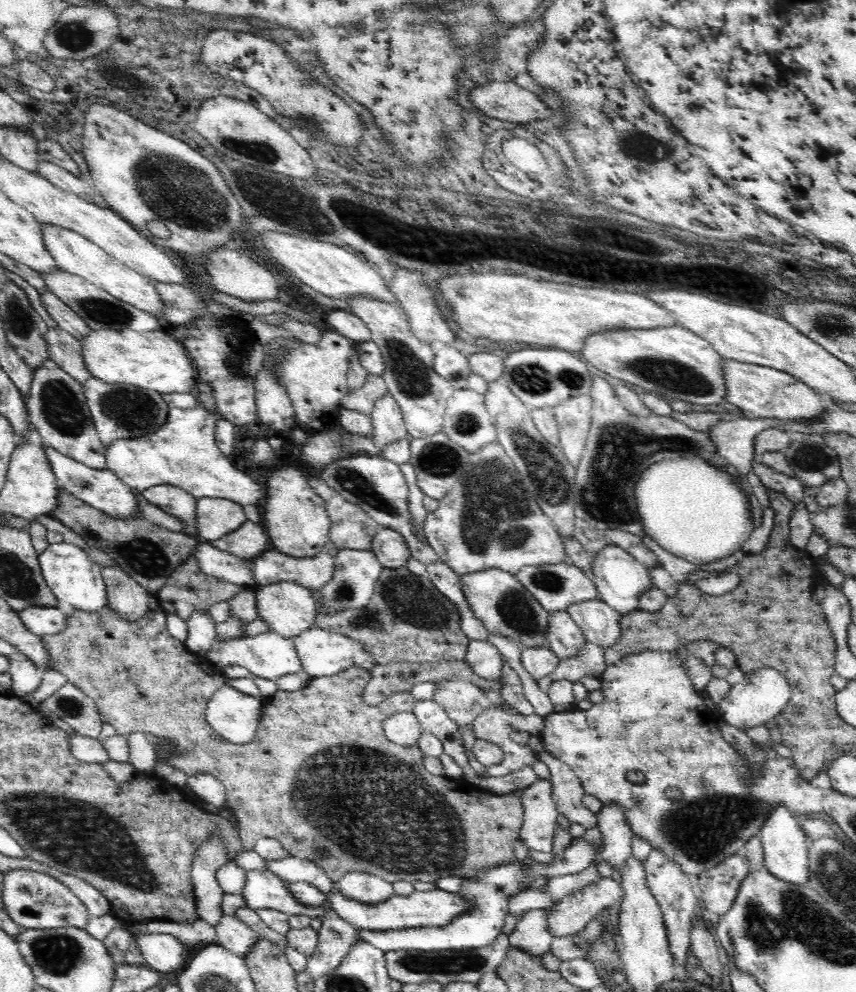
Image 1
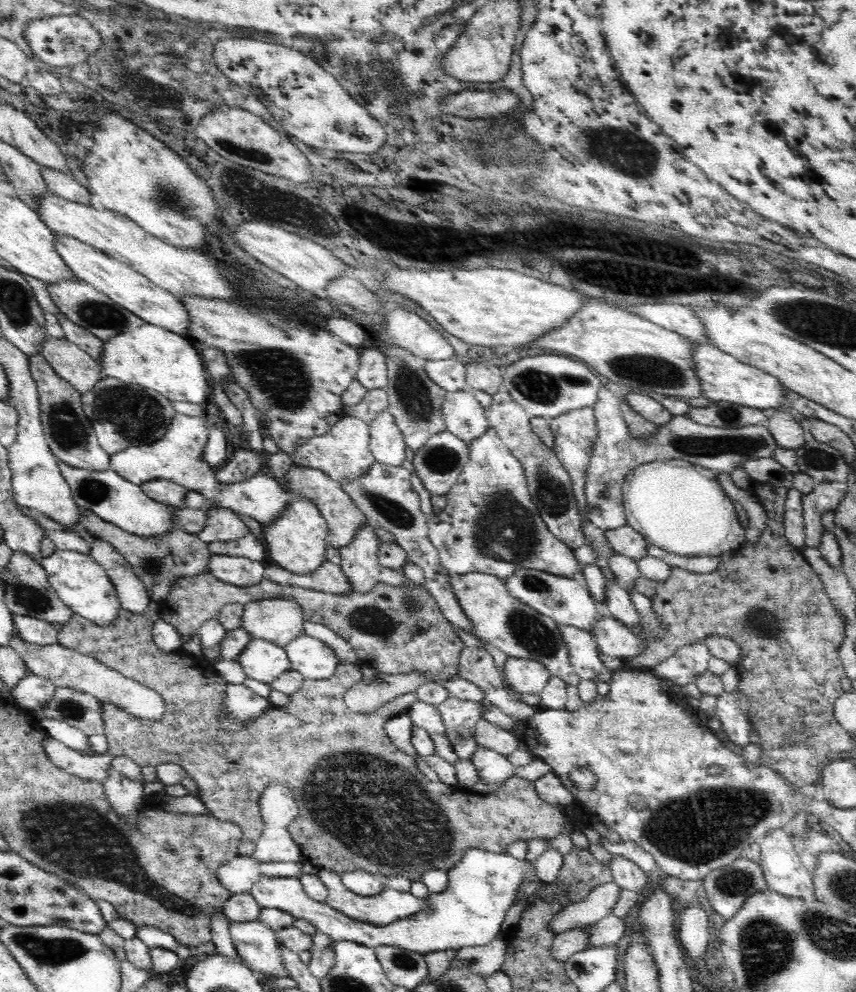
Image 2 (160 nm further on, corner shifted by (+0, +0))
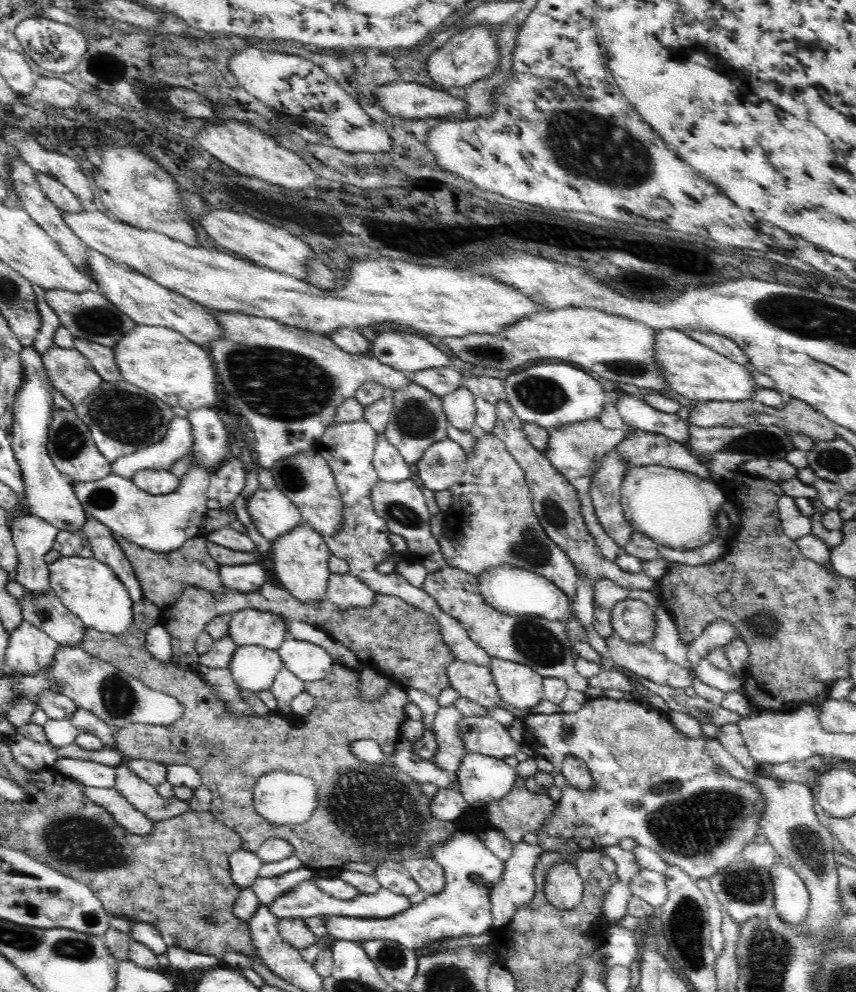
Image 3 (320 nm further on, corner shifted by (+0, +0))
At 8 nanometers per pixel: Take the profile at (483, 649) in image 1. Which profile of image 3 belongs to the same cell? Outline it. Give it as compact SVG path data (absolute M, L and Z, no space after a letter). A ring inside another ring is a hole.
M456 660L450 664L448 675L450 686L460 690L461 697L470 698L491 710L508 711L515 720L522 722L532 714L531 710L521 710L512 704L507 704L502 699L489 665Z

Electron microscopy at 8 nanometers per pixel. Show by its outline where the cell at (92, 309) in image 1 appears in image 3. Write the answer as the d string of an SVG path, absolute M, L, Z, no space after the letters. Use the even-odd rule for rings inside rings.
M91 288L84 292L68 291L66 289L47 290L45 299L48 305L58 313L62 326L66 326L73 336L94 341L107 347L113 347L118 340L128 332L137 328L137 323L115 307L102 293L92 291Z

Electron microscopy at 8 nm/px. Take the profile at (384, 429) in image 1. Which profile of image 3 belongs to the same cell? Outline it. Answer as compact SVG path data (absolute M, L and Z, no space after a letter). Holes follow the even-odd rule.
M385 432L376 433L373 465L378 478L382 480L399 481L411 476L409 464L400 455L398 448L390 443Z

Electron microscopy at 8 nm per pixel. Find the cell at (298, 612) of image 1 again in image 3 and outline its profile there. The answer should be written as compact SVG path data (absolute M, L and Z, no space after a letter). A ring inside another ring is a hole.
M250 607L233 613L228 634L232 635L238 646L255 644L274 650L291 638L288 621L283 615Z

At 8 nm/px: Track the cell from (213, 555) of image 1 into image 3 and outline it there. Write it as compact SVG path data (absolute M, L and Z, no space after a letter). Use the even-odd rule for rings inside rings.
M258 563L219 565L219 577L226 589L238 592L254 592L266 579L266 570Z

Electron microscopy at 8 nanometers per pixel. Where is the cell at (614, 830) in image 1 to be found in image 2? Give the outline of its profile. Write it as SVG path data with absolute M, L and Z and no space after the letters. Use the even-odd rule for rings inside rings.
M614 853L609 865L612 869L613 880L620 888L634 890L638 894L642 894L646 889L646 885L650 884L651 876L624 855Z

